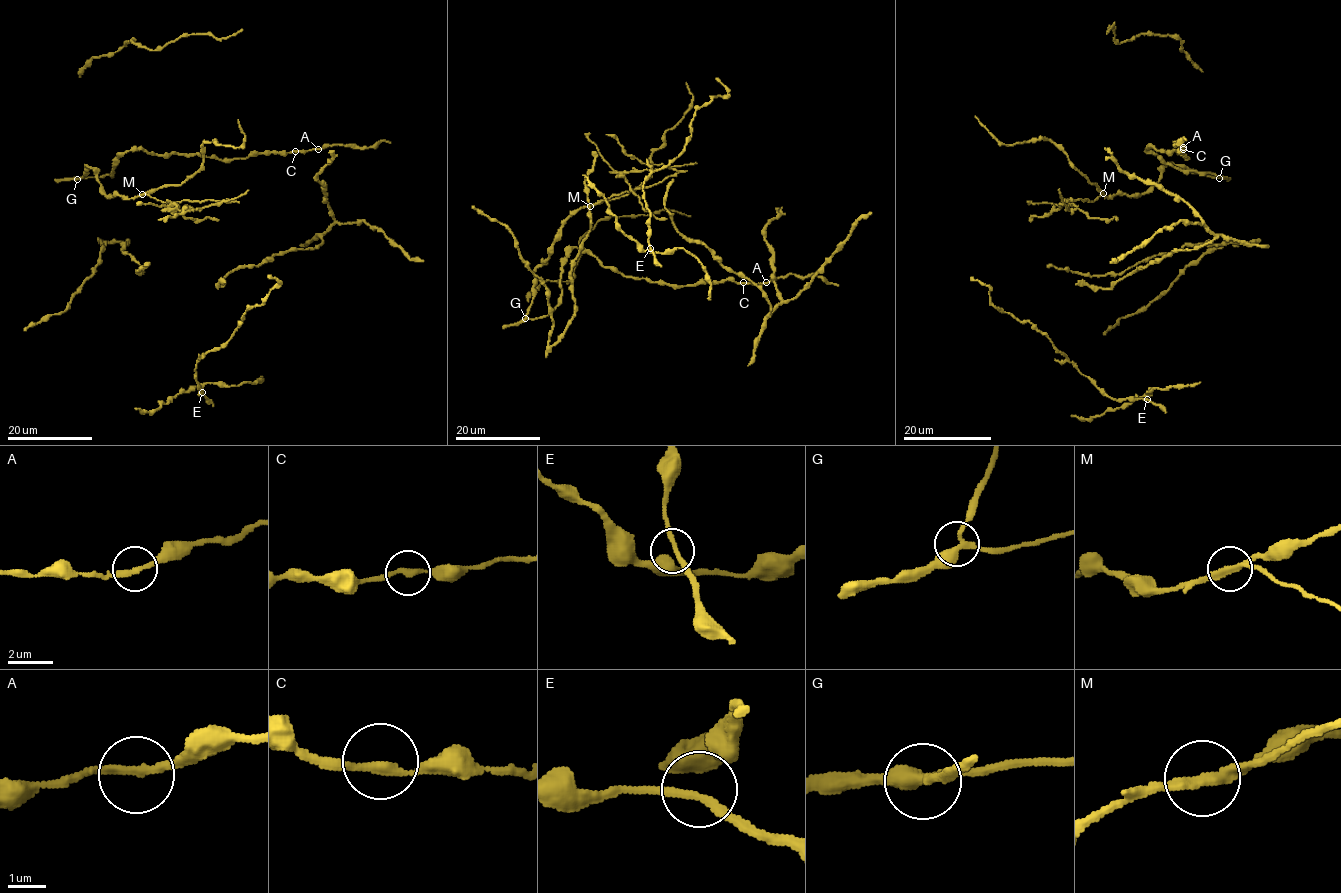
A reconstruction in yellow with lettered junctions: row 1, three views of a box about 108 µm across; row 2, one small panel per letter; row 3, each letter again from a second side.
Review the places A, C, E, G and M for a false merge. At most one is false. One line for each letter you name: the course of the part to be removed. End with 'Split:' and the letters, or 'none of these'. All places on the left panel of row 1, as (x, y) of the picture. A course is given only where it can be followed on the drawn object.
M: foreign part runs (142, 194), (163, 203), (230, 200), (200, 209), (174, 210), (178, 209), (186, 218), (219, 220)
Split: M

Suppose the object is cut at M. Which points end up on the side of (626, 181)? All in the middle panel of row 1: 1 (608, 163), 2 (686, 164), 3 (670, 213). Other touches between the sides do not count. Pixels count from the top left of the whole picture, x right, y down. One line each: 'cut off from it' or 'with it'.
1: with it
2: with it
3: cut off from it

